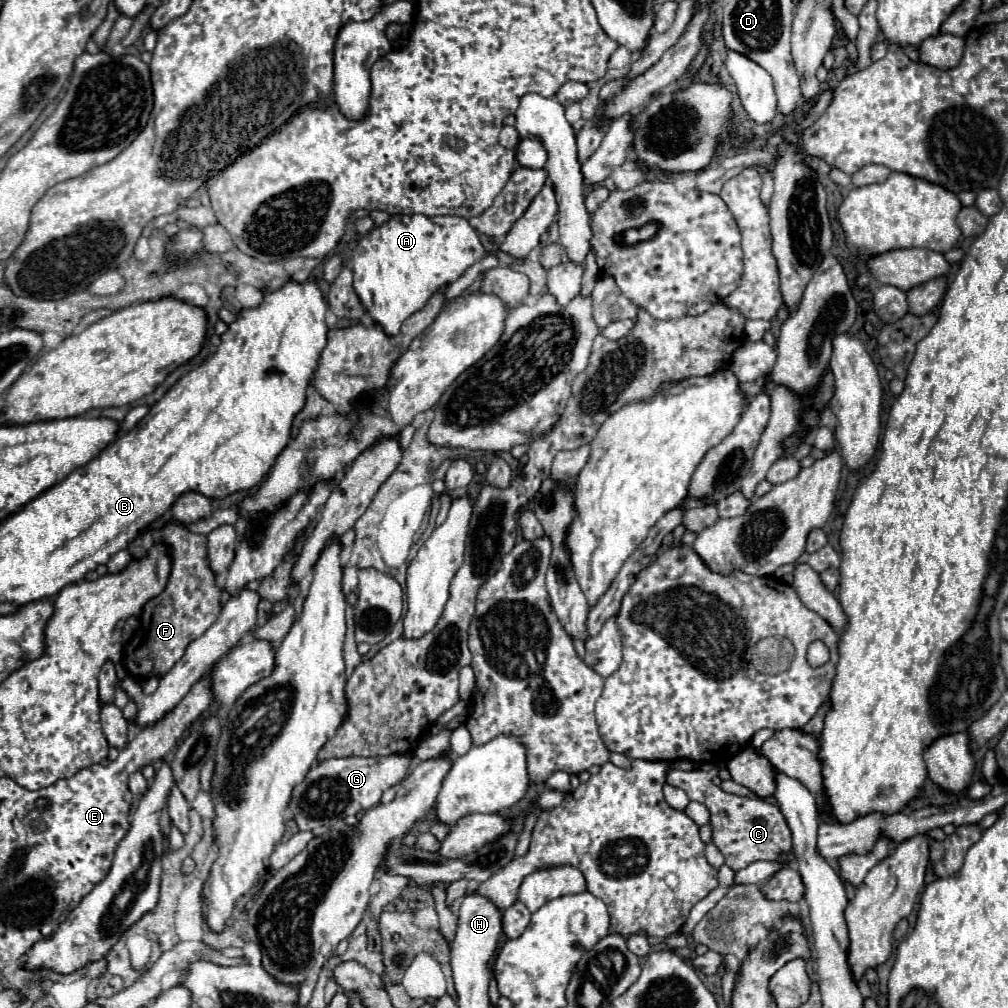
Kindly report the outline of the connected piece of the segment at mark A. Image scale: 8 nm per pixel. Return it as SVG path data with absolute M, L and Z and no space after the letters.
M397 214L397 216L391 216L385 224L375 226L369 234L365 234L365 236L359 240L357 248L353 250L350 264L353 274L355 274L355 278L353 278L353 288L355 288L357 296L361 298L361 302L365 304L365 308L371 312L373 320L375 320L377 324L381 324L387 334L395 336L395 334L399 334L399 328L401 328L403 320L407 320L413 312L421 310L433 292L437 292L437 290L441 290L443 286L455 282L471 264L475 264L475 262L481 260L483 256L485 256L485 250L483 250L483 246L481 246L481 242L479 242L477 230L473 230L473 226L471 226L465 218L461 218L461 216L431 216L431 218L429 218L429 216L425 216L425 214L413 214L413 216L401 216L401 214Z

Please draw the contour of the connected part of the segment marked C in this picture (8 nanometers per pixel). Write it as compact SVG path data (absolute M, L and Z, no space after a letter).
M725 763L716 765L716 769L708 772L704 770L691 770L691 772L669 770L667 784L685 790L691 800L697 800L709 808L711 828L713 828L713 844L725 856L725 864L733 870L741 870L757 860L777 860L777 854L781 854L781 850L793 850L791 830L777 806L767 804L765 800L759 800L759 798L743 798L743 796L727 794L719 786L713 784L713 778L718 776L723 767L726 767Z

